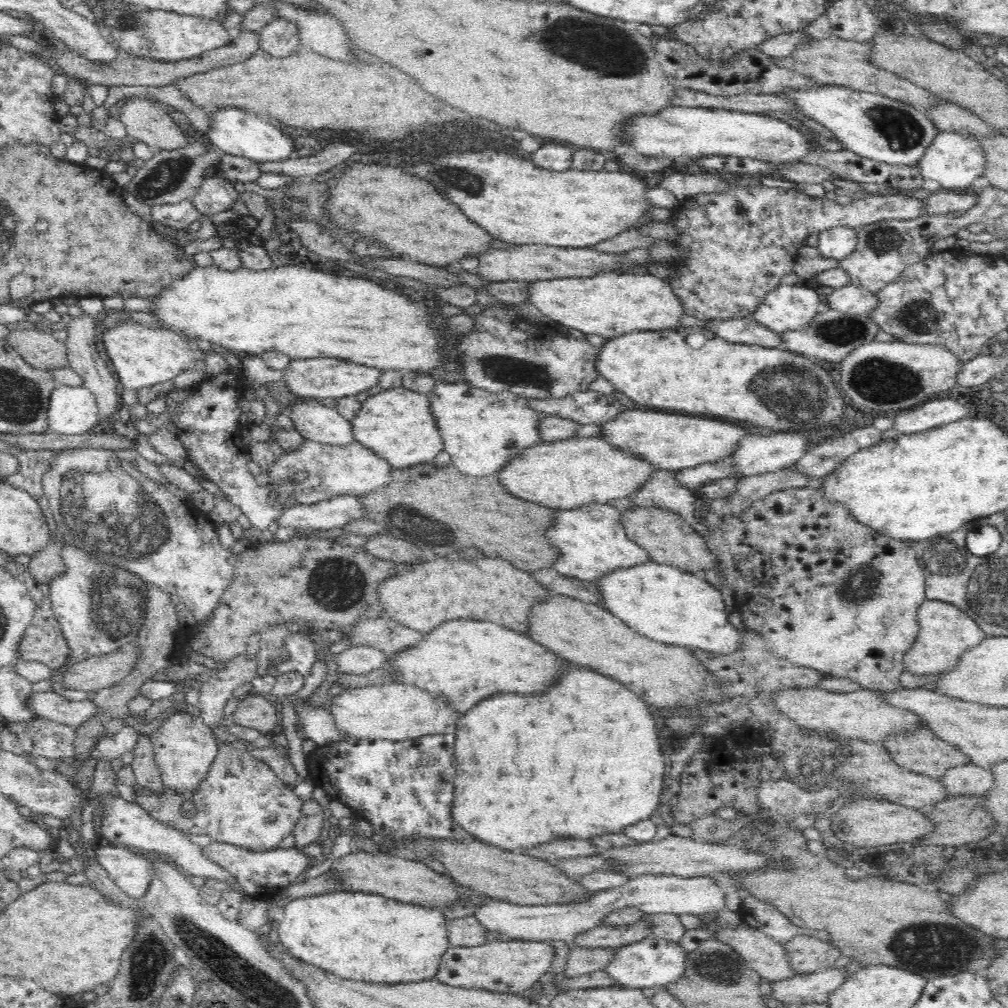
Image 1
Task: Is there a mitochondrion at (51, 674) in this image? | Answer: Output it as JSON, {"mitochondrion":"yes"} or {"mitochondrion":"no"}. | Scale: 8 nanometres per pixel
{"mitochondrion":"no"}

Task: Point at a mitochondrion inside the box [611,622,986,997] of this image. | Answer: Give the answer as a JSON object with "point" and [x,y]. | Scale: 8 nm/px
{"point":[929,948]}

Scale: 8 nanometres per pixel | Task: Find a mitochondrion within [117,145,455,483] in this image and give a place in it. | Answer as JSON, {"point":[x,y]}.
{"point":[169,175]}

